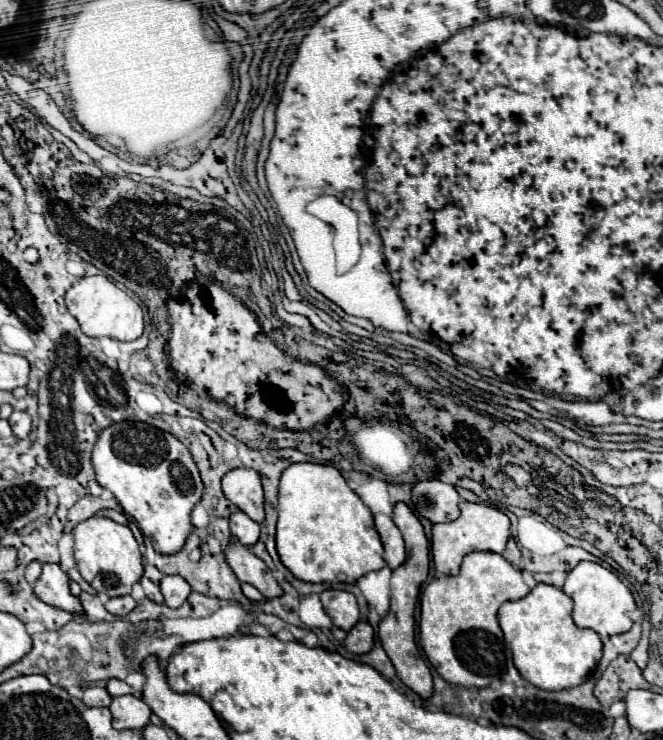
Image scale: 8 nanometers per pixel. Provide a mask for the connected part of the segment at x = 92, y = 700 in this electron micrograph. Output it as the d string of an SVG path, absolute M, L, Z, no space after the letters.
M88 686L84 690L84 698L82 702L86 706L110 706L112 696L108 694L108 690L104 686Z

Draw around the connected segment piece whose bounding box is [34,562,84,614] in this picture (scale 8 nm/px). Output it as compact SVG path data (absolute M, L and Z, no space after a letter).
M46 562L42 566L42 576L34 586L36 596L56 608L62 608L70 614L84 614L84 606L78 596L70 594L70 578L60 564Z

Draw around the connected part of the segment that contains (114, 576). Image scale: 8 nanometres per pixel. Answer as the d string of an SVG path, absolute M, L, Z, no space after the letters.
M92 516L84 522L78 522L72 530L74 534L74 560L76 566L86 582L90 582L96 592L104 592L110 598L112 596L124 596L130 594L132 584L142 578L144 572L144 560L140 546L128 526L116 524L110 518L104 516Z

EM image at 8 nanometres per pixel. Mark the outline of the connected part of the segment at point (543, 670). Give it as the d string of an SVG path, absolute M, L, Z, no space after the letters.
M536 584L524 598L504 602L498 622L511 649L514 666L542 690L564 690L578 686L602 658L602 640L590 628L578 628L572 620L572 598L558 586Z

